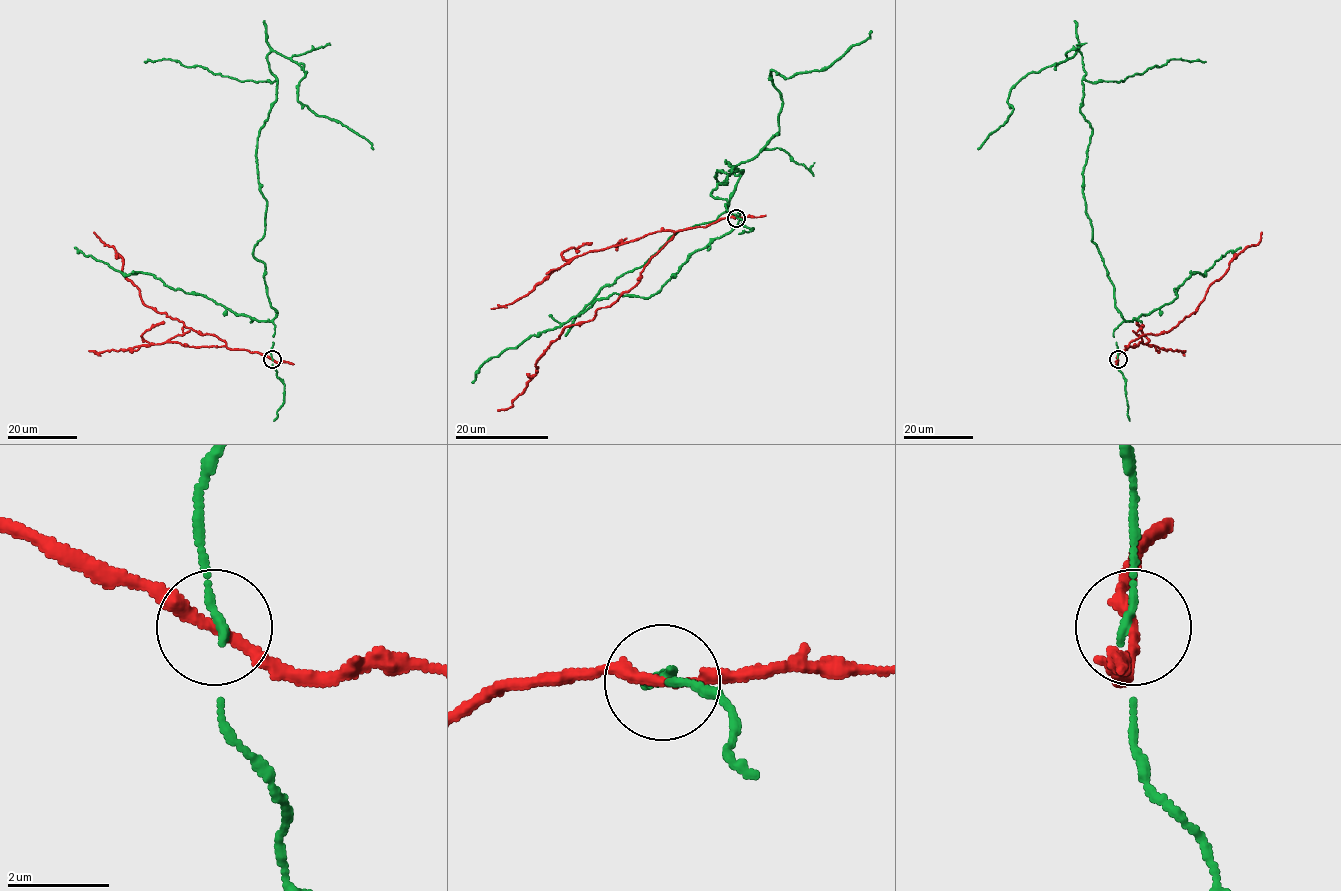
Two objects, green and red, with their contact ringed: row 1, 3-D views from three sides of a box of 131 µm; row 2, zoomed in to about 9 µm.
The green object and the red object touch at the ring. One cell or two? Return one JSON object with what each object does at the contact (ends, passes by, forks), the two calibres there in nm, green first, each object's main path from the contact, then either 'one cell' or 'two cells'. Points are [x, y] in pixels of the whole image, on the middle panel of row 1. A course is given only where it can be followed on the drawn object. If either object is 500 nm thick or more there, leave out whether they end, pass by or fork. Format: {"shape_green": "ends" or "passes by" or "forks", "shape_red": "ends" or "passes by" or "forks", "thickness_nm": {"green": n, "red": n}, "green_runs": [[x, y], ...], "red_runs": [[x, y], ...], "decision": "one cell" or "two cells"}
{"shape_green": "passes by", "shape_red": "passes by", "thickness_nm": {"green": 120, "red": 200}, "green_runs": [[736, 218], [715, 177], [779, 130], [771, 70], [824, 69], [871, 31]], "red_runs": [[736, 218], [677, 230], [633, 286], [591, 320], [562, 332], [513, 404], [497, 410]], "decision": "two cells"}

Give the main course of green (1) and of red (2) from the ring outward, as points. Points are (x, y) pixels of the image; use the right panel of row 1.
1: (1117, 358), (1123, 320), (1082, 191), (1092, 128), (1080, 111), (1082, 54), (1025, 76), (978, 149)
2: (1117, 359), (1130, 342), (1169, 331), (1194, 313), (1207, 288), (1233, 259), (1257, 244), (1261, 232)

